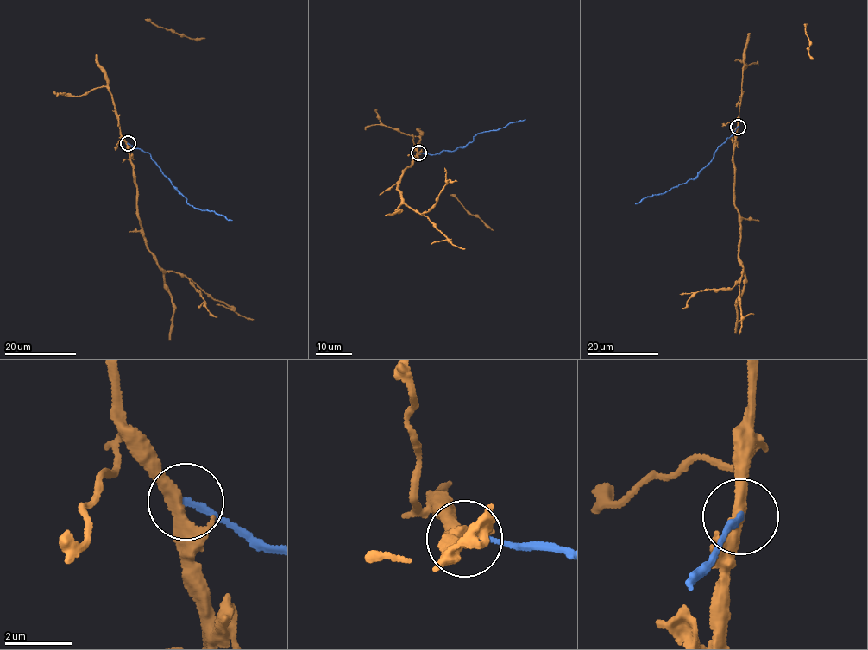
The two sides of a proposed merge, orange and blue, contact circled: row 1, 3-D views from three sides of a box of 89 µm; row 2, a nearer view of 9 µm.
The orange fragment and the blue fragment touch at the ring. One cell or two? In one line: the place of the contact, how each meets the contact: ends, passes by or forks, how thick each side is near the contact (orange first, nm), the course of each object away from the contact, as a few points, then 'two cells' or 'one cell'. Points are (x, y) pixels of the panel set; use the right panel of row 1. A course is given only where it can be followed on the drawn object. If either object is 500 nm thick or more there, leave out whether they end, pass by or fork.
(738, 127) | orange passes by | blue ends | 360/170 nm | orange via (738, 126), (733, 166), (734, 203), (740, 235), (739, 253), (742, 265), (738, 298), (741, 316), (739, 334) | blue via (738, 127), (718, 146), (711, 162), (694, 178), (635, 203) | two cells

